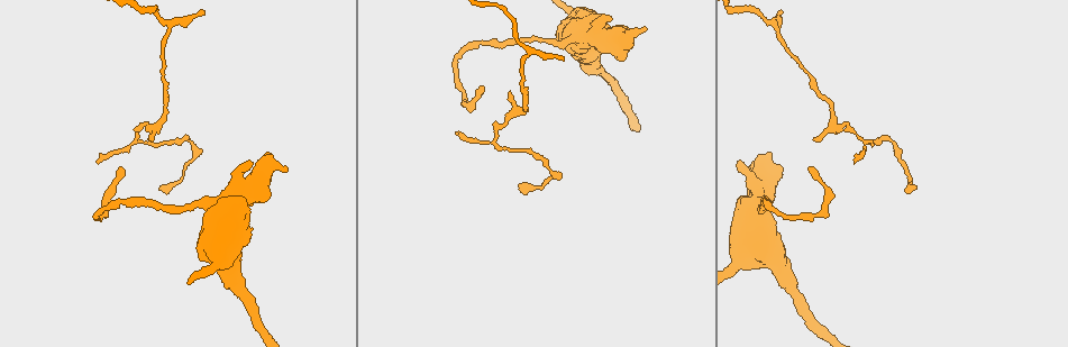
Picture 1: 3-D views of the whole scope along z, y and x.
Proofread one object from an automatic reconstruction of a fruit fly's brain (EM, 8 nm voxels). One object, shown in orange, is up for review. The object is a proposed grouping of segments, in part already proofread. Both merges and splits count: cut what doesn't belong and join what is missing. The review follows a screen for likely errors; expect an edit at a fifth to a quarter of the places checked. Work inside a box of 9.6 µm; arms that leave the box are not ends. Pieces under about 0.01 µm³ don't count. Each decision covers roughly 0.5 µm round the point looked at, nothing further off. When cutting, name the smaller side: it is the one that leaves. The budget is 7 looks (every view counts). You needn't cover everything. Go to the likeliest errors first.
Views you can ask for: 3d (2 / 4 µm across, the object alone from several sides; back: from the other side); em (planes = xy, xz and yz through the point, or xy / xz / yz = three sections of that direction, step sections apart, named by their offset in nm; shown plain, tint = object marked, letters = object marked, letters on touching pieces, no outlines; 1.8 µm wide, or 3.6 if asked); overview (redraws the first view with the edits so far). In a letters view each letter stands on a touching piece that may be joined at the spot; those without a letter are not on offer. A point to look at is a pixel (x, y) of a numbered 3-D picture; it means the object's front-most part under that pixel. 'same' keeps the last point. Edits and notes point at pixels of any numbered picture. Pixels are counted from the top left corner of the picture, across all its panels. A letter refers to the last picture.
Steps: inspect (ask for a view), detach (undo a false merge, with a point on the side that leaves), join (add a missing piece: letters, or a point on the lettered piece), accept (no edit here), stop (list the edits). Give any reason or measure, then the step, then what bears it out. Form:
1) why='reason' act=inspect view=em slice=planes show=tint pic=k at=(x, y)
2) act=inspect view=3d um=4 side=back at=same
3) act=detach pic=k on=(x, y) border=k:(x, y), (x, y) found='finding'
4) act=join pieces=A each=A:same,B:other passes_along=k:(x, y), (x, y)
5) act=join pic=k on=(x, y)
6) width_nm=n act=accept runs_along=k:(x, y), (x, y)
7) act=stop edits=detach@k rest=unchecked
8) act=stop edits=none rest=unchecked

why='stops while still wide' act=inspect view=3d um=4 side=back pic=1 at=(645, 29)

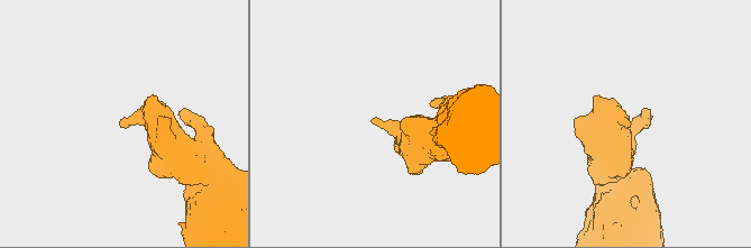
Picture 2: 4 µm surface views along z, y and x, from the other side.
why='need the tissue' act=inspect view=em slice=yz step=4 show=letters pic=2 at=(625, 128)

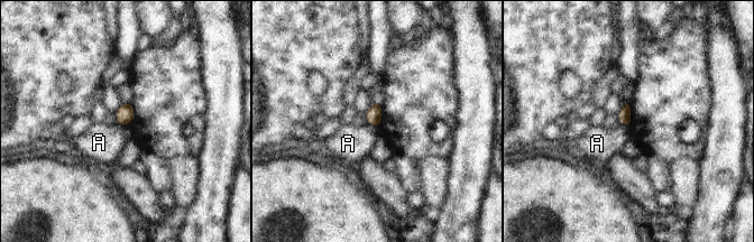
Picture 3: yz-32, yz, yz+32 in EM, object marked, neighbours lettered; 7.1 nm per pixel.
why='another direction' act=inspect view=em slice=planes show=letters at=same

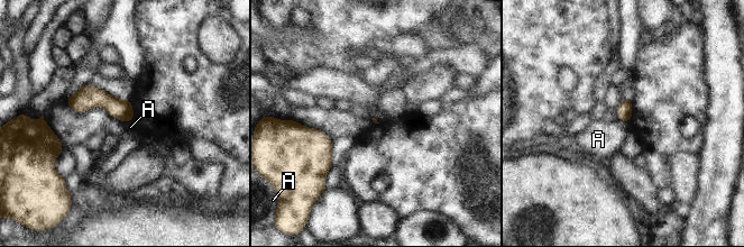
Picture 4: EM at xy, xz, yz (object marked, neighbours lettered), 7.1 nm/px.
act=accept each=A:other found='none of them fits'

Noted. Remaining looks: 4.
act=inspect view=em slice=planes show=letters pic=1 at=(150, 139)

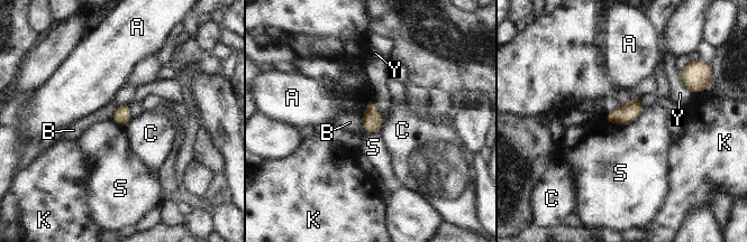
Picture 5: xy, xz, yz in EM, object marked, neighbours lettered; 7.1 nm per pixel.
act=accept each=A:other,B:other,C:other,K:other,S:other,Y:other border=5:(645, 108), (630, 122), (609, 123) found='none of them fits'

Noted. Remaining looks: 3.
why='thin end' act=inspect view=em slice=planes show=letters pic=1 at=(563, 57)

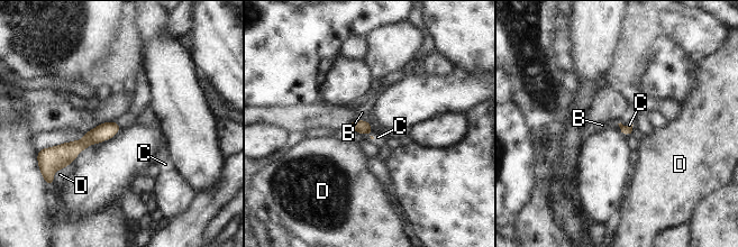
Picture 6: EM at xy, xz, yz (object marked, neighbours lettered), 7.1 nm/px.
act=join pieces=C each=B:other,C:same,D:other passes_along=6:(364, 127), (372, 131), (379, 135) found='it goes on there'

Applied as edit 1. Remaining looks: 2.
act=stop edits=join@6 rest=unchecked

